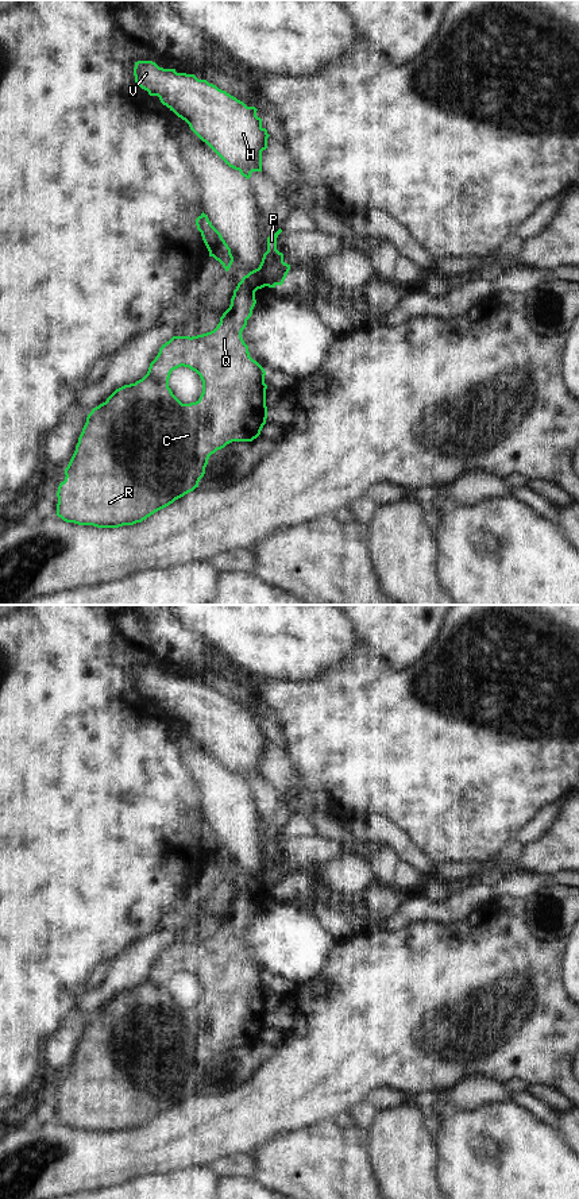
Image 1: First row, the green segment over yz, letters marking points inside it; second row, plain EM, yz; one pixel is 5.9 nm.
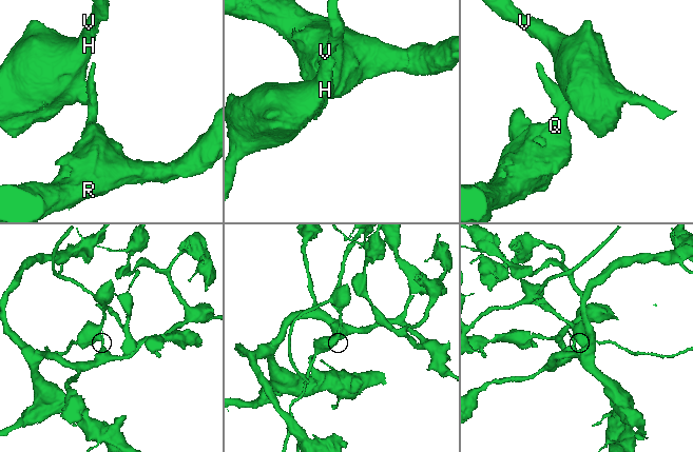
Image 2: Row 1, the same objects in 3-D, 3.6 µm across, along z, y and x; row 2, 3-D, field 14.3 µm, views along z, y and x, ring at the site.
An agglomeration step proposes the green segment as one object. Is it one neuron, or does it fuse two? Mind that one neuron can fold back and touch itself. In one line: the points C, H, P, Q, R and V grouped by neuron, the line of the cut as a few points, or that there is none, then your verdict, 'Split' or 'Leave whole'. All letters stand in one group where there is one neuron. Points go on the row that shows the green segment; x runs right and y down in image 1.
Groups: C Q R / H P V. Split along yz (258, 268), (265, 285). Split

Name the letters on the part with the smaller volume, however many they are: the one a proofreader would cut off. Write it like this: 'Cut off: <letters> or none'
Cut off: H, P, V

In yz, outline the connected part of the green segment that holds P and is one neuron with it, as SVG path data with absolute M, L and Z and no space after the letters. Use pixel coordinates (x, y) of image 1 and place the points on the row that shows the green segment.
M279 228L267 238L267 251L259 265L265 286L269 288L281 286L290 270L290 265L283 262L283 254L277 250L277 238L281 232L282 230Z

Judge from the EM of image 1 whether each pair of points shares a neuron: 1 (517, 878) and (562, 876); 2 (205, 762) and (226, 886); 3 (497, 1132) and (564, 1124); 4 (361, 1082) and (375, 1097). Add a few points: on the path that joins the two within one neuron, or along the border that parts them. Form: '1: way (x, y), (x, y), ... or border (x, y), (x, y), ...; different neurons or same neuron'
1: way (528, 879), (551, 878); same neuron
2: way (220, 793), (240, 836), (240, 855); same neuron
3: border (555, 1125), (564, 1141); different neurons
4: border (402, 1091), (375, 1088), (365, 1101); different neurons

